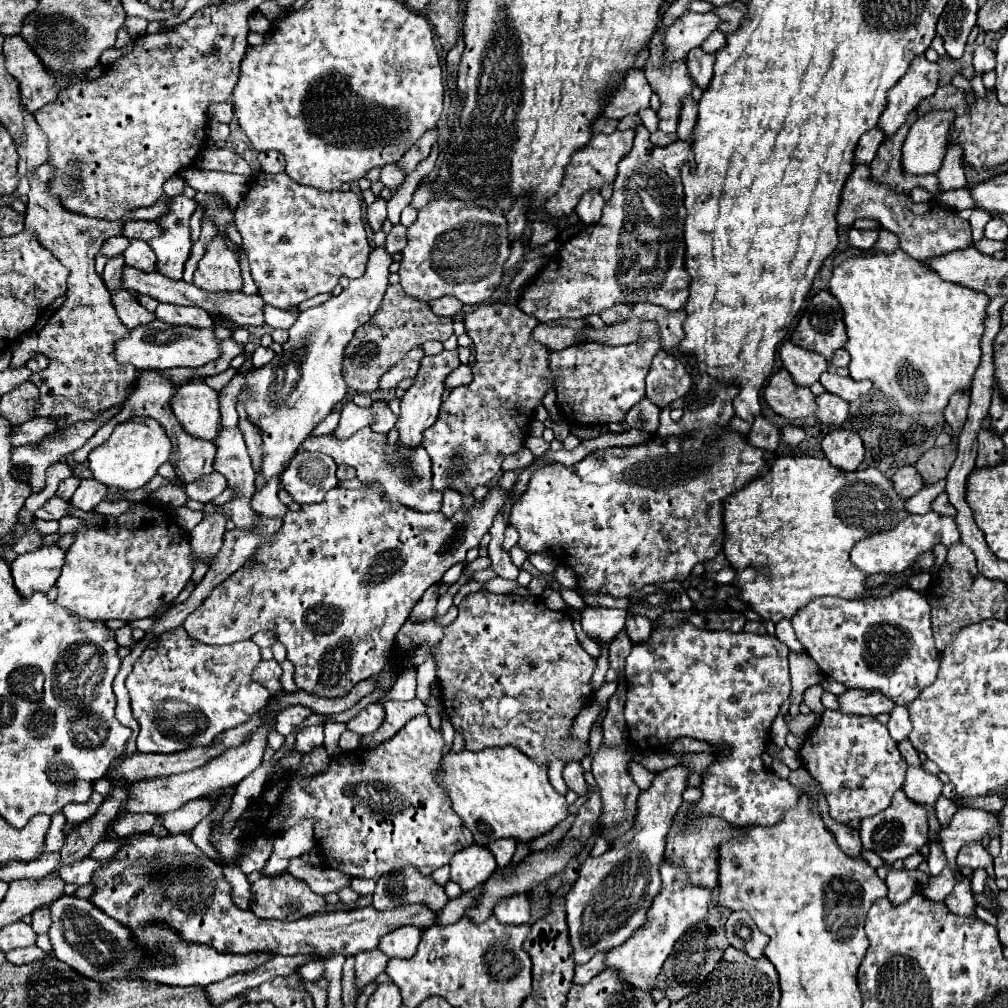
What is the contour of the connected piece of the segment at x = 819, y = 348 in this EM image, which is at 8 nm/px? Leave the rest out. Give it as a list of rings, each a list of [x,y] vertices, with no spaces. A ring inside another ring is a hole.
[[[829,290],[817,292],[807,302],[807,308],[803,310],[791,342],[825,356],[827,362],[831,360],[835,350],[845,346],[847,334],[843,324],[843,310]]]

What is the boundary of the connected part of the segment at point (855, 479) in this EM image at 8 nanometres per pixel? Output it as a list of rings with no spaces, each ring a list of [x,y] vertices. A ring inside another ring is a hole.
[[[779,456],[765,476],[751,480],[745,488],[733,492],[723,502],[723,554],[737,572],[733,586],[751,610],[755,610],[763,620],[775,624],[781,618],[795,616],[799,608],[819,596],[839,596],[847,600],[861,596],[867,590],[865,574],[851,564],[851,546],[875,532],[895,528],[897,522],[907,518],[907,512],[903,510],[905,500],[895,494],[891,480],[877,468],[845,474],[831,466],[827,458],[815,456]]]

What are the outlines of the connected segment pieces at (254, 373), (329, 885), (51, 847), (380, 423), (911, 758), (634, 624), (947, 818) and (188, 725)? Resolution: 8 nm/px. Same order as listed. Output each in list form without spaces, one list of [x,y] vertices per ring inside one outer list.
[[[375,246],[369,252],[369,262],[363,278],[351,280],[349,286],[339,294],[331,296],[327,302],[307,308],[299,314],[297,322],[289,330],[289,340],[283,344],[283,354],[277,354],[267,366],[247,372],[247,388],[239,394],[237,402],[243,402],[249,418],[263,430],[263,476],[269,480],[285,470],[285,464],[293,458],[301,442],[311,434],[311,430],[345,398],[347,384],[341,374],[341,362],[345,346],[351,342],[355,330],[363,326],[379,308],[385,288],[389,284],[389,264],[393,262],[385,246]]]
[[[293,858],[289,860],[289,874],[305,880],[309,884],[309,888],[319,894],[331,894],[331,892],[339,892],[343,888],[351,886],[351,878],[339,870],[331,870],[331,868],[323,868],[323,866],[307,866],[301,858]]]
[[[59,812],[59,814],[53,816],[53,822],[51,822],[51,828],[47,832],[43,852],[59,852],[63,848],[63,842],[65,842],[63,826],[65,826],[65,816],[63,816],[63,812]]]
[[[375,400],[375,402],[371,404],[371,410],[377,414],[375,424],[371,426],[371,430],[373,430],[373,432],[387,434],[391,428],[395,428],[397,418],[395,418],[395,414],[391,412],[391,408],[389,408],[389,406],[387,406],[383,400]]]
[[[909,740],[899,742],[899,752],[901,752],[901,756],[907,760],[907,764],[911,764],[911,766],[921,764],[921,760],[919,760],[919,756],[917,756],[917,750],[913,748],[913,744],[911,744]]]
[[[631,614],[627,616],[627,634],[633,644],[641,644],[641,642],[649,640],[651,630],[653,630],[653,626],[645,616],[635,616],[635,618]]]
[[[941,796],[941,798],[937,800],[935,810],[937,810],[937,820],[939,820],[943,826],[947,826],[947,824],[951,822],[951,816],[957,812],[955,804],[953,804],[951,800],[947,800],[945,796]]]
[[[181,626],[153,640],[133,664],[133,670],[125,682],[131,694],[133,718],[139,722],[137,750],[167,754],[195,746],[207,746],[217,734],[247,722],[257,710],[267,704],[267,698],[271,696],[267,688],[263,688],[263,684],[253,682],[251,678],[251,672],[259,662],[261,648],[251,640],[243,640],[229,646],[209,646],[199,640],[193,640]]]

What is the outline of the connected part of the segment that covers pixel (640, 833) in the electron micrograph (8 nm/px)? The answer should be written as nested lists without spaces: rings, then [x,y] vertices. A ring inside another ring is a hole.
[[[673,766],[659,772],[647,790],[641,790],[637,802],[635,826],[615,840],[601,856],[587,856],[581,864],[579,878],[565,900],[565,914],[569,926],[569,944],[575,964],[589,962],[597,952],[609,952],[627,942],[635,928],[647,918],[651,900],[661,890],[659,866],[665,854],[665,838],[671,822],[683,804],[681,792],[685,790],[685,766]]]

